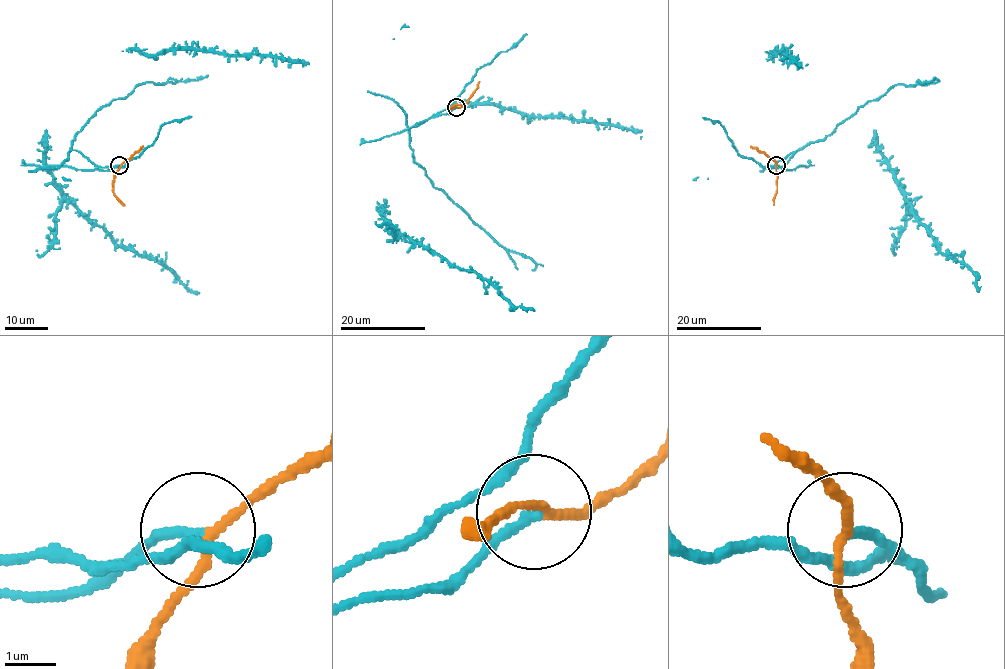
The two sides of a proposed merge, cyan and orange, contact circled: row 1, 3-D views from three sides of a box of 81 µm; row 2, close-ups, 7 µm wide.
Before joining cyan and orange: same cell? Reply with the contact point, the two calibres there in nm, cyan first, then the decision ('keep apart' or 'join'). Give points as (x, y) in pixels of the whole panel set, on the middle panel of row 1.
at (456, 107); 110 nm thick on the cyan side, 170 nm on the other; keep apart

